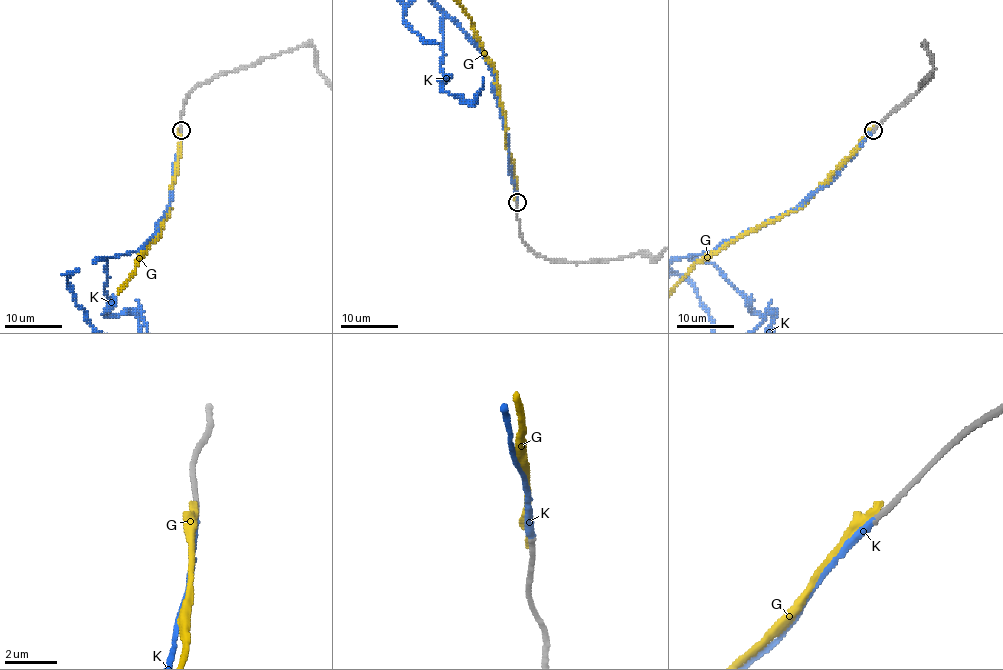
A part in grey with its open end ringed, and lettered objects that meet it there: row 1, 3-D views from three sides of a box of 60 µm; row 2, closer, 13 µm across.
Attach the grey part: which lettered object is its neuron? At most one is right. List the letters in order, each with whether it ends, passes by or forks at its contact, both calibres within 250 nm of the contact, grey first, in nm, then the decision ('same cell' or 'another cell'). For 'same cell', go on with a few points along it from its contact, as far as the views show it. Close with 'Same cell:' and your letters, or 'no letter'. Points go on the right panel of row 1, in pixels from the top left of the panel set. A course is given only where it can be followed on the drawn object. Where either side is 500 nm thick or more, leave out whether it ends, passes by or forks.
G: it ends there; 240 nm thick on the grey side, 400 nm on the other; another cell
K: it ends there; 220 nm thick on the grey side, 280 nm on the other; same cell
Same cell: K

